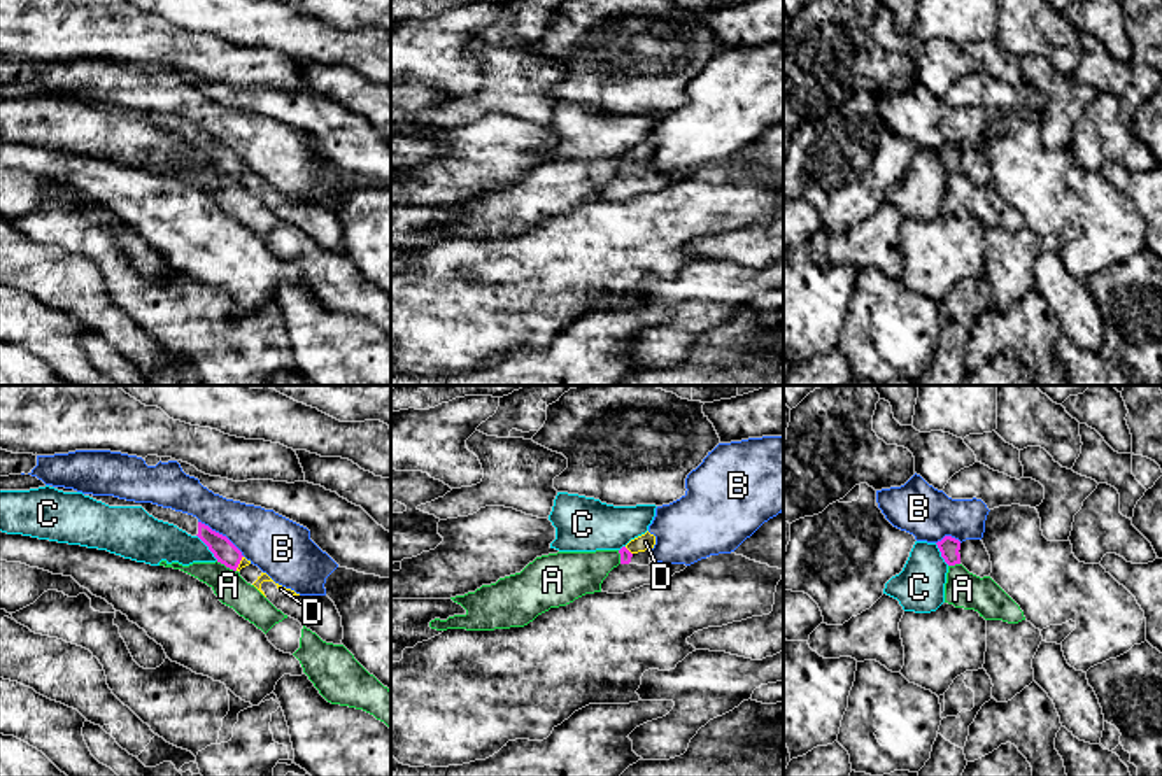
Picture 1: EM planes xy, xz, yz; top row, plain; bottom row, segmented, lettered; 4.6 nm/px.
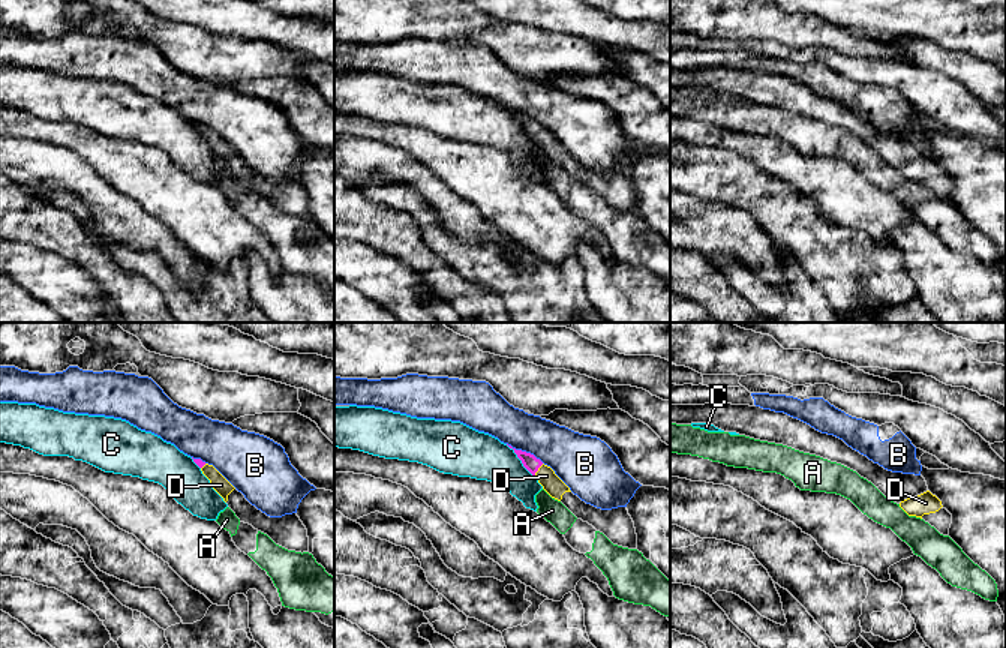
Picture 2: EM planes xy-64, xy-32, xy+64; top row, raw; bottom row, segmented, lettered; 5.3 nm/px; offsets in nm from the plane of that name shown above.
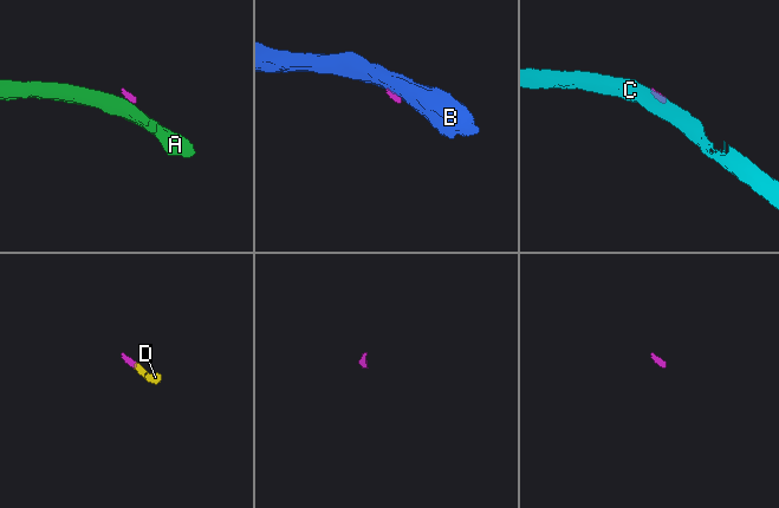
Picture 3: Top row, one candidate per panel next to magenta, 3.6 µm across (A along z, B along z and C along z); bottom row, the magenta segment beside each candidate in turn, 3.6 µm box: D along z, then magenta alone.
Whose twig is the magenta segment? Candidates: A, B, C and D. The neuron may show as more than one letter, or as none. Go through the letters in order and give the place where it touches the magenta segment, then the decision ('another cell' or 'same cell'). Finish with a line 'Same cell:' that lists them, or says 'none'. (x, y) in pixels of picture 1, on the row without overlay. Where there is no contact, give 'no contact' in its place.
A: contact xy (226, 174); another cell
B: contact xy (221, 142); another cell
C: contact xy (207, 153); another cell
D: contact xy (239, 170); same cell
Same cell: D

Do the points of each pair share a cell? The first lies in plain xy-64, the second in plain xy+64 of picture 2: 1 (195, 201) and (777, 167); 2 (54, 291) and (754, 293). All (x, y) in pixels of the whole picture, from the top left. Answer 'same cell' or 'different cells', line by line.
1: same cell
2: different cells

